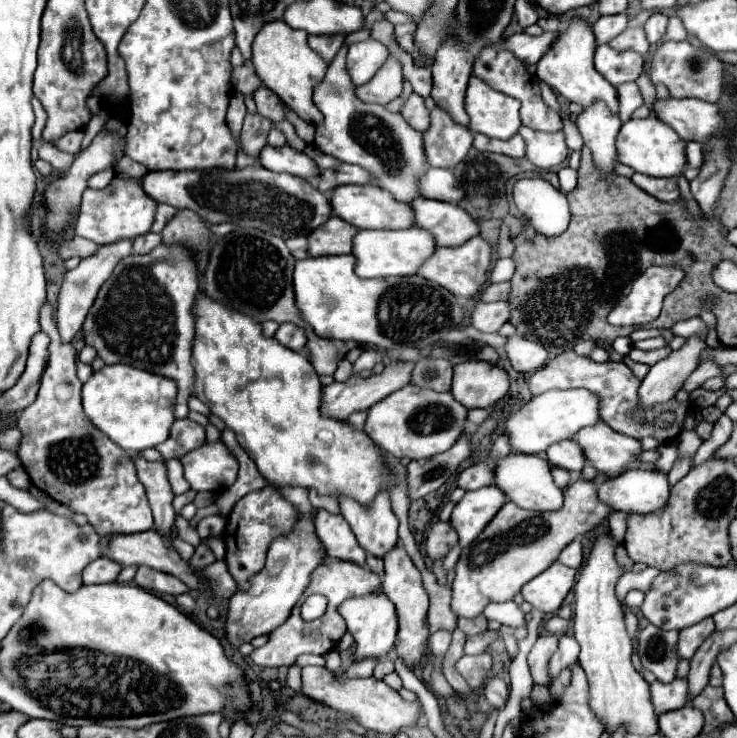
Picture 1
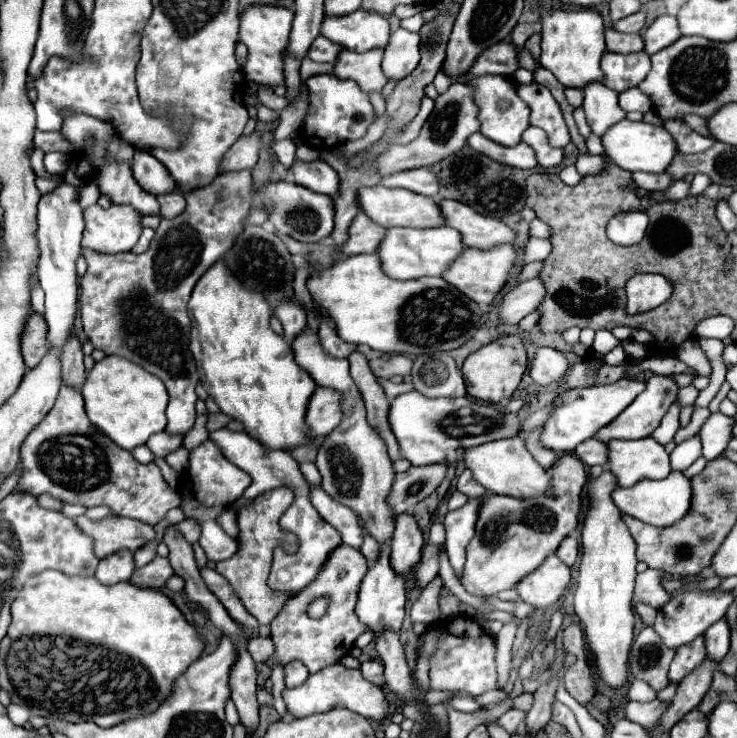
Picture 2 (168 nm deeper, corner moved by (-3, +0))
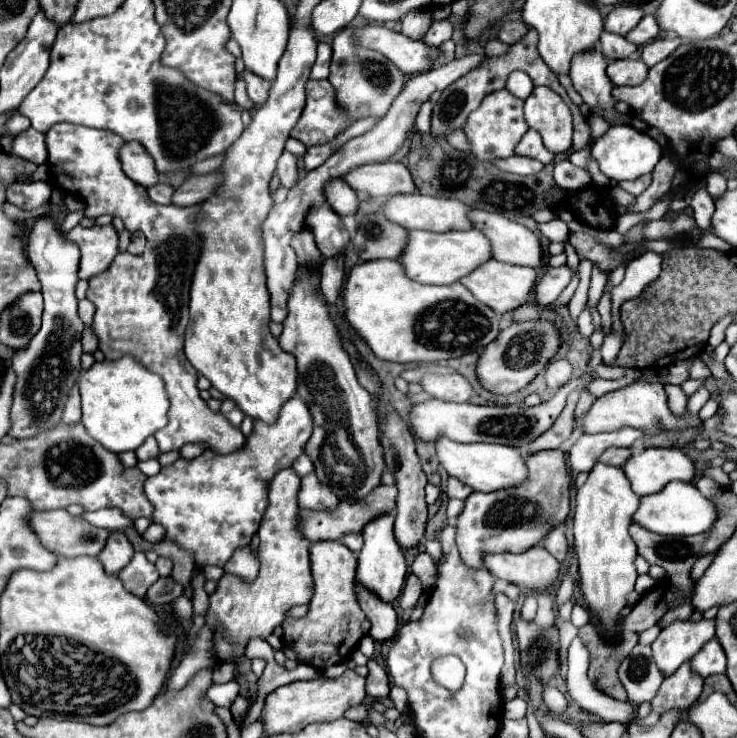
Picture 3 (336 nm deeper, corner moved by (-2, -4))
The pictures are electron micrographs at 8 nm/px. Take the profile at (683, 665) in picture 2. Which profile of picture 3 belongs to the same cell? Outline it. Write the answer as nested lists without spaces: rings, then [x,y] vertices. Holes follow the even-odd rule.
[[[686,661],[672,677],[666,677],[660,685],[658,695],[650,701],[652,709],[664,713],[668,709],[688,709],[702,693],[704,679],[692,673],[690,661]]]

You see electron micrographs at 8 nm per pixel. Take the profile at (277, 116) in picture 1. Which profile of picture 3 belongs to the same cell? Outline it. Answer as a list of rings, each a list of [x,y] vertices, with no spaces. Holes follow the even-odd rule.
[[[246,73],[246,75],[244,75],[244,81],[246,81],[248,97],[250,97],[256,105],[264,105],[264,101],[268,101],[270,81],[266,81],[266,79],[258,77],[258,75],[252,75],[252,73]]]

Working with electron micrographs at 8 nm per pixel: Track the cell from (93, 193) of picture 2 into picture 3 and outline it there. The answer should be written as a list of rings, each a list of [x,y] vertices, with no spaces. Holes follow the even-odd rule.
[[[82,209],[68,213],[68,215],[64,217],[62,225],[60,225],[60,227],[62,227],[62,231],[64,231],[64,233],[68,233],[68,231],[70,231],[70,229],[72,229],[76,223],[80,223],[80,219],[82,219],[82,217],[84,217],[84,211],[82,211]]]

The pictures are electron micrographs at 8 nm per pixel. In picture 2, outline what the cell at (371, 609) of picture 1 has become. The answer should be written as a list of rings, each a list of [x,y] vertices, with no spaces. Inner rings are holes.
[[[383,545],[379,551],[379,557],[369,565],[363,581],[361,581],[361,591],[359,591],[359,601],[357,601],[357,617],[373,631],[381,633],[381,629],[391,627],[391,629],[401,629],[403,617],[405,617],[405,581],[399,577],[391,563],[389,563],[389,547]]]

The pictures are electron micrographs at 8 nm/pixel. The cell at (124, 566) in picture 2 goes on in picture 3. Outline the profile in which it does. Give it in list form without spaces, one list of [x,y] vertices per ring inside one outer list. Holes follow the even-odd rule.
[[[114,531],[114,533],[110,533],[108,543],[100,551],[98,559],[104,567],[104,571],[108,571],[110,575],[118,575],[120,569],[124,569],[128,565],[132,555],[134,555],[134,547],[126,539],[126,535],[122,531]]]

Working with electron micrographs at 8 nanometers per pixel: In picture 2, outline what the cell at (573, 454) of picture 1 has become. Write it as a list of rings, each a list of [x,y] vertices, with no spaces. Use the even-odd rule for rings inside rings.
[[[587,439],[581,445],[577,445],[577,449],[573,451],[577,453],[577,457],[581,457],[581,461],[591,467],[591,465],[607,465],[607,445],[597,441],[597,439]]]

